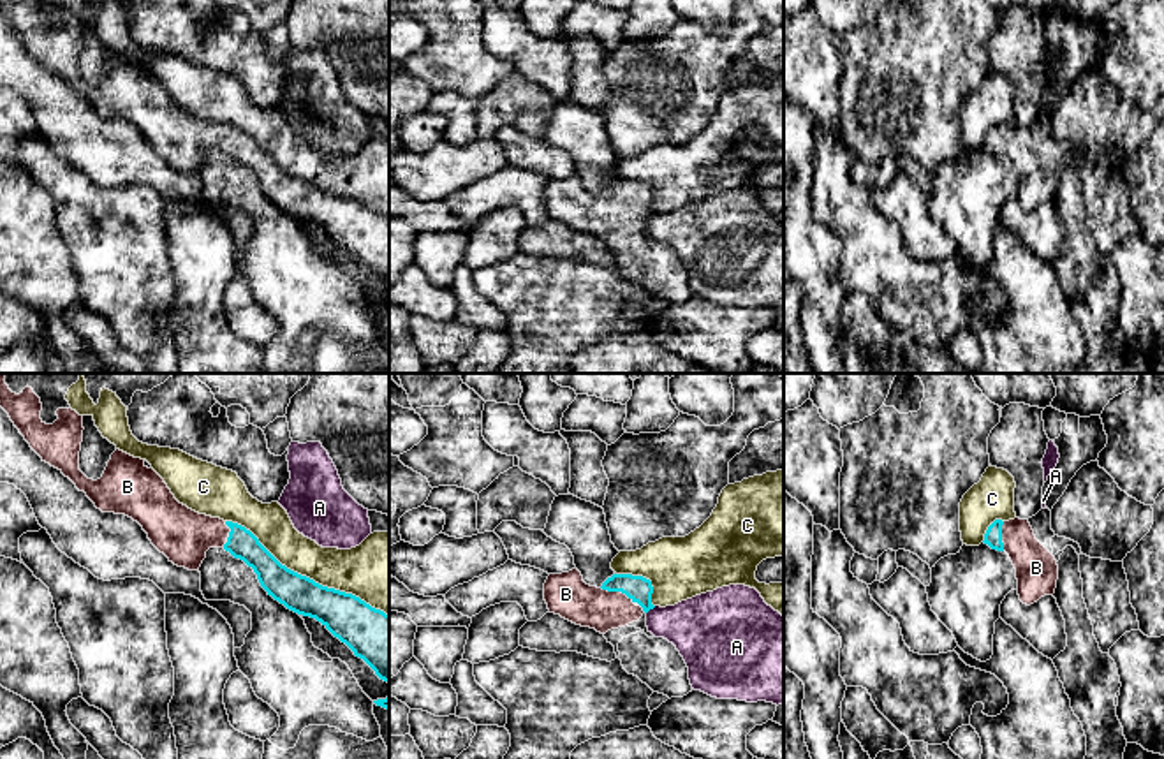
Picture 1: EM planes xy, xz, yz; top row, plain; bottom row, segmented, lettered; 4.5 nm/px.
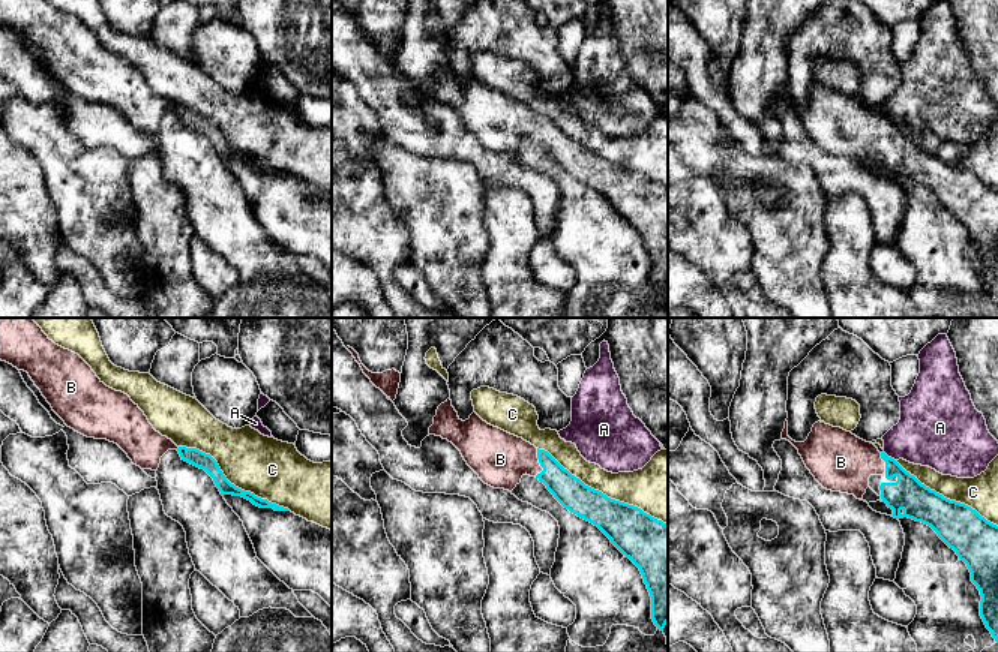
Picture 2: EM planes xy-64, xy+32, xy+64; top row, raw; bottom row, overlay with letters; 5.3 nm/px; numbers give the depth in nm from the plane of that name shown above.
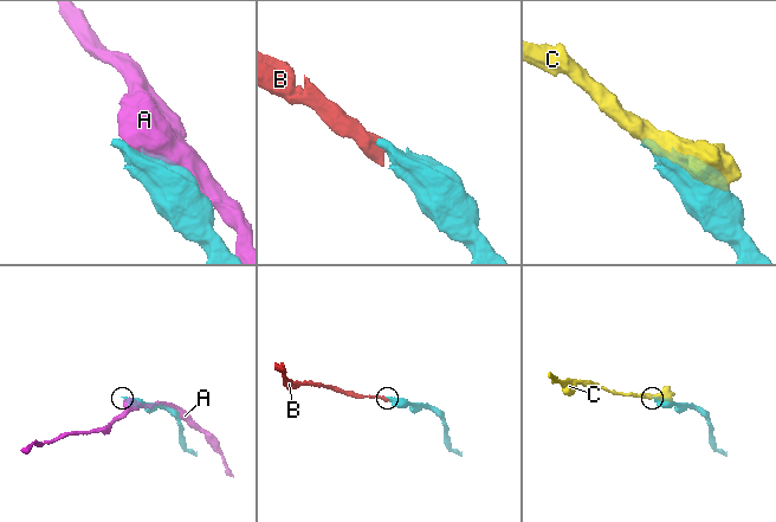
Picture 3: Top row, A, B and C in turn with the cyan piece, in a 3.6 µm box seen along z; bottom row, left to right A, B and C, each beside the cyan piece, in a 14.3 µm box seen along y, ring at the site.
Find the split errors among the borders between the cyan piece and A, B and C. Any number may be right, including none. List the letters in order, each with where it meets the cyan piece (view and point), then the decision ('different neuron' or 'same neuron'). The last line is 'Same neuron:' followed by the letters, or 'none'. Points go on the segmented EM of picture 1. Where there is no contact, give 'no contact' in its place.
A: xz (650, 608) | different neuron
B: xz (617, 590) | same neuron
C: xy (305, 576) | different neuron
Same neuron: B

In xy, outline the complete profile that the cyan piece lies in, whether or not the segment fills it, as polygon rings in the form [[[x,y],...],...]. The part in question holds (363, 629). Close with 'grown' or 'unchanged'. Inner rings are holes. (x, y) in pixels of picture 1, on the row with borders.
[[[0,373],[0,407],[42,461],[69,477],[102,512],[125,514],[137,521],[169,562],[199,571],[210,548],[224,548],[254,569],[268,595],[287,609],[320,622],[389,683],[389,615],[352,593],[322,586],[287,569],[245,527],[180,504],[141,458],[116,449],[102,477],[88,479],[79,470],[83,416],[72,409],[58,409],[58,419],[46,424],[41,419],[41,398],[28,386],[19,394],[12,393],[5,373]]] | grown

